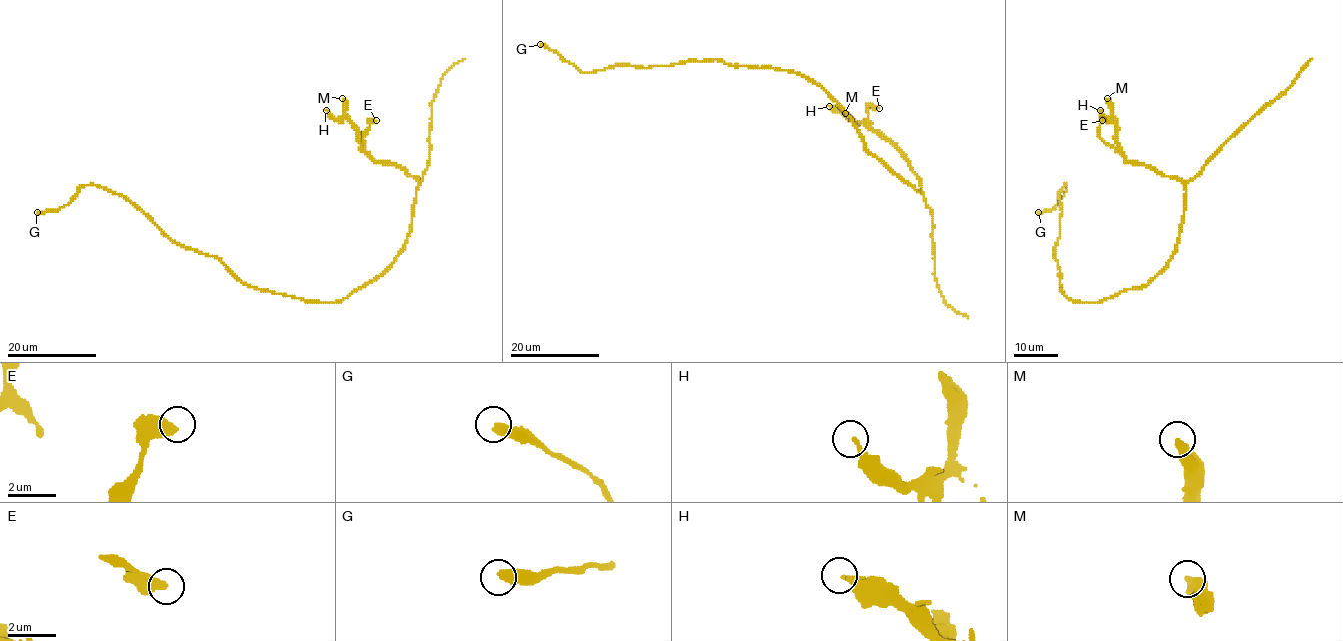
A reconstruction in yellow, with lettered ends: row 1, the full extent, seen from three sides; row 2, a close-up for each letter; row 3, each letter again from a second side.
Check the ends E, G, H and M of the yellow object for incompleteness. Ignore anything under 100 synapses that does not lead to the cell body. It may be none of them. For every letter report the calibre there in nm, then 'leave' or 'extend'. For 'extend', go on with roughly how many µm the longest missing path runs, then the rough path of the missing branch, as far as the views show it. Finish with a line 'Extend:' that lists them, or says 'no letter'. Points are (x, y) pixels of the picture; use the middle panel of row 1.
E: 480 nm thick; leave
G: 440 nm thick; leave
H: 180 nm thick; leave
M: 420 nm thick; leave
Extend: no letter

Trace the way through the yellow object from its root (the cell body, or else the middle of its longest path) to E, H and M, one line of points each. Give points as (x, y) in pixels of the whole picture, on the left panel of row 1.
E: (340, 300), (389, 266), (411, 223), (418, 181), (364, 151), (364, 133), (376, 120)
H: (340, 300), (376, 280), (397, 256), (409, 233), (418, 181), (401, 168), (377, 162), (357, 128), (326, 110)
M: (340, 300), (376, 280), (397, 256), (409, 233), (418, 185), (403, 169), (377, 162), (368, 153), (342, 98)

